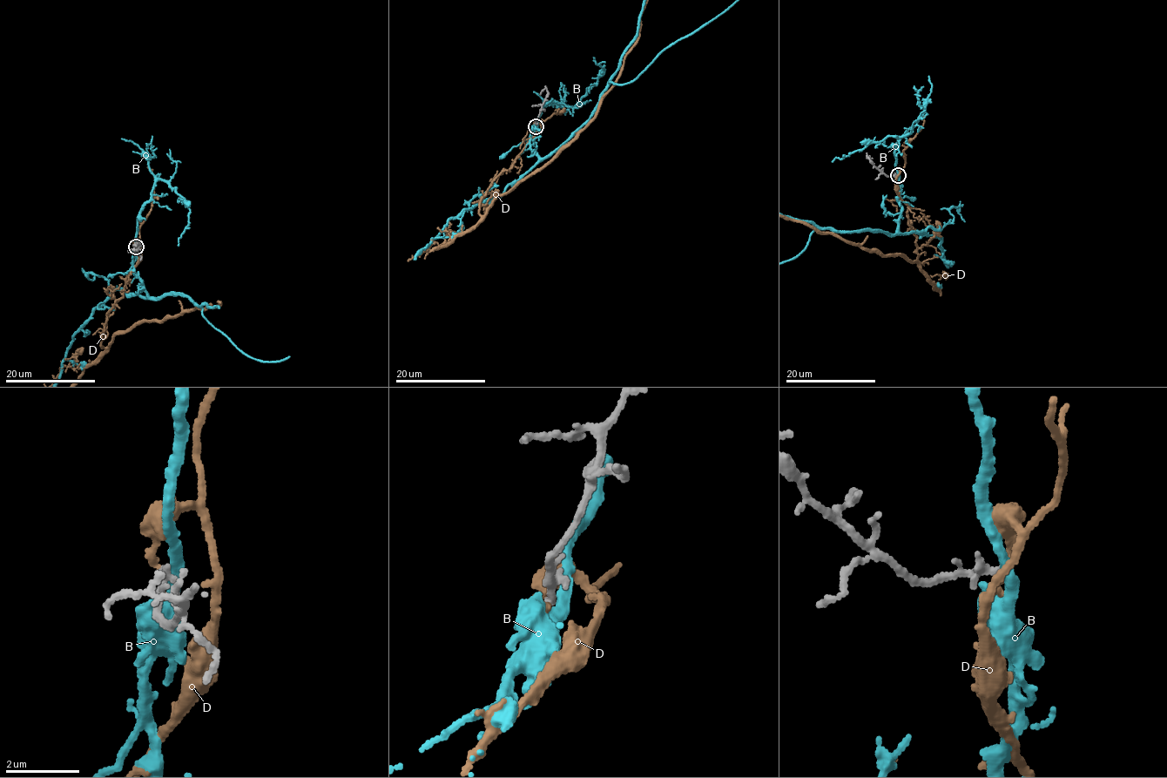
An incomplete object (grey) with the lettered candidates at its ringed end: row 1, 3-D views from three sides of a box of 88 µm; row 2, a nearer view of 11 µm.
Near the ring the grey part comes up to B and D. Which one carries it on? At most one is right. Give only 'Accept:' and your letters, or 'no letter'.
Accept: no letter

